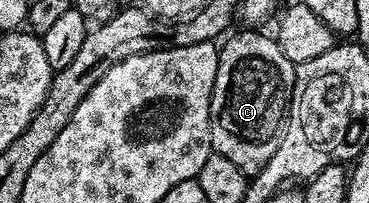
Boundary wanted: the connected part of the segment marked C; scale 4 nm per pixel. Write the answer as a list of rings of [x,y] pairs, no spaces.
[[[257,30],[246,32],[249,32],[246,36],[237,36],[234,40],[226,39],[226,44],[220,45],[215,86],[209,107],[209,133],[216,155],[231,158],[231,162],[235,162],[235,166],[239,166],[239,170],[247,174],[256,174],[263,166],[267,166],[271,154],[279,150],[281,139],[285,136],[289,101],[293,98],[297,70],[272,35],[260,36],[257,33],[260,31]]]

